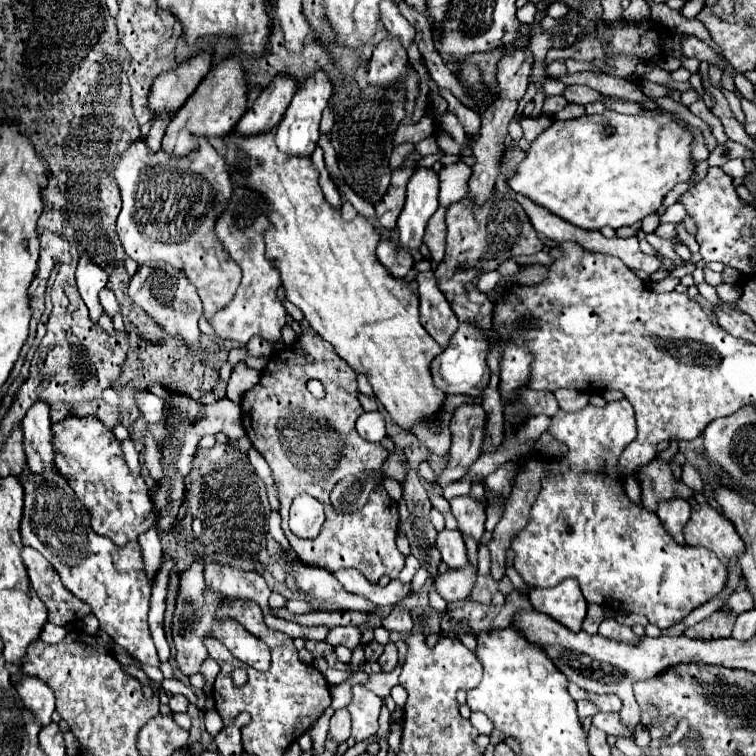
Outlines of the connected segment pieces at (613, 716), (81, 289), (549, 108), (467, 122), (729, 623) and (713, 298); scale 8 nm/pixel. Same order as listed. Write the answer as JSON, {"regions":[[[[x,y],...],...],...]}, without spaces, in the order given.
{"regions":[[[[596,713],[594,715],[594,725],[598,729],[602,729],[604,733],[608,735],[614,735],[614,737],[630,737],[632,733],[628,729],[624,729],[624,725],[620,723],[620,717],[618,713]]],[[[82,255],[78,261],[78,269],[76,269],[76,283],[78,283],[78,293],[84,299],[88,311],[90,311],[90,319],[94,323],[98,323],[100,315],[104,313],[102,305],[100,305],[100,291],[106,287],[106,279],[108,275],[96,267],[88,255]]],[[[546,97],[542,111],[548,113],[548,115],[554,115],[554,113],[558,113],[560,109],[564,109],[566,105],[568,105],[568,101],[566,101],[564,97]]],[[[440,89],[440,95],[448,101],[448,111],[458,117],[468,135],[476,135],[480,129],[480,115],[468,107],[464,107],[448,89]]],[[[716,611],[710,617],[706,617],[704,621],[696,623],[694,627],[688,627],[684,631],[684,635],[692,637],[692,639],[722,639],[722,637],[730,637],[732,635],[732,627],[734,627],[736,615],[728,613],[728,611]]],[[[700,283],[700,295],[702,295],[706,301],[714,303],[714,305],[724,305],[724,301],[720,301],[720,295],[716,293],[716,289],[714,289],[712,285],[708,285],[708,283]]]]}

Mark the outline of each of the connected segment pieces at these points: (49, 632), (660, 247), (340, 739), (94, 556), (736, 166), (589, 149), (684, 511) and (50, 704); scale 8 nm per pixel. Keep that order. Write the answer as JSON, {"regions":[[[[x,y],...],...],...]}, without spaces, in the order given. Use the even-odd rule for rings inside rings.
{"regions":[[[[46,623],[44,625],[44,631],[40,633],[40,639],[46,641],[46,643],[58,643],[62,641],[66,635],[66,629],[60,627],[60,625],[54,625],[54,623]]],[[[646,235],[646,241],[658,251],[658,253],[662,253],[664,257],[668,257],[668,259],[672,259],[672,261],[676,261],[676,263],[680,263],[680,257],[678,257],[678,253],[674,251],[676,249],[676,245],[682,245],[682,241],[680,241],[680,237],[674,237],[674,239],[664,239],[664,237],[656,237],[656,235]]],[[[344,709],[334,711],[334,715],[330,717],[330,727],[328,727],[328,735],[332,737],[334,743],[344,743],[350,737],[350,713]]],[[[24,469],[20,483],[26,493],[20,525],[24,545],[34,547],[52,563],[64,581],[64,587],[90,605],[92,613],[100,621],[100,629],[108,633],[114,643],[128,649],[144,665],[160,667],[160,659],[148,631],[150,585],[144,575],[140,545],[132,543],[116,547],[108,537],[92,533],[88,511],[74,497],[66,479],[58,471],[34,475],[30,469]]],[[[730,159],[722,165],[724,173],[728,173],[732,179],[742,179],[744,177],[744,161],[742,159]]],[[[608,111],[604,115],[582,115],[578,119],[554,121],[530,143],[524,161],[516,167],[508,185],[512,191],[528,197],[536,205],[584,231],[600,231],[602,227],[618,229],[654,213],[662,205],[664,195],[676,183],[692,177],[690,143],[690,131],[680,129],[668,115],[652,111],[638,117]]],[[[672,499],[672,501],[662,501],[662,505],[658,507],[656,515],[660,517],[664,529],[672,535],[672,539],[680,545],[686,545],[682,529],[686,525],[686,521],[690,519],[690,503],[682,501],[682,499]]],[[[6,663],[8,671],[10,671],[10,681],[12,685],[16,687],[24,707],[40,719],[42,727],[48,725],[52,719],[52,713],[54,713],[54,705],[56,705],[56,699],[54,699],[54,693],[48,689],[48,685],[44,681],[38,681],[36,677],[30,677],[26,673],[22,673],[22,669],[18,665],[10,665]]]]}

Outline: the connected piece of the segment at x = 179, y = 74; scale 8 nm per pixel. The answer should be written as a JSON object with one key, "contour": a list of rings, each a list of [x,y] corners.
{"contour":[[[202,53],[186,63],[182,63],[178,69],[170,73],[162,73],[148,95],[148,109],[154,117],[162,113],[178,113],[178,109],[188,101],[190,93],[196,91],[200,81],[208,75],[212,67],[212,57],[208,53]]]}

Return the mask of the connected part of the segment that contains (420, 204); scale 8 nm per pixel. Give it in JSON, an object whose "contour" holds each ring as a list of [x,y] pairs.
{"contour":[[[416,169],[408,181],[406,205],[398,217],[400,243],[406,249],[420,249],[428,217],[438,209],[438,175],[434,169]]]}

